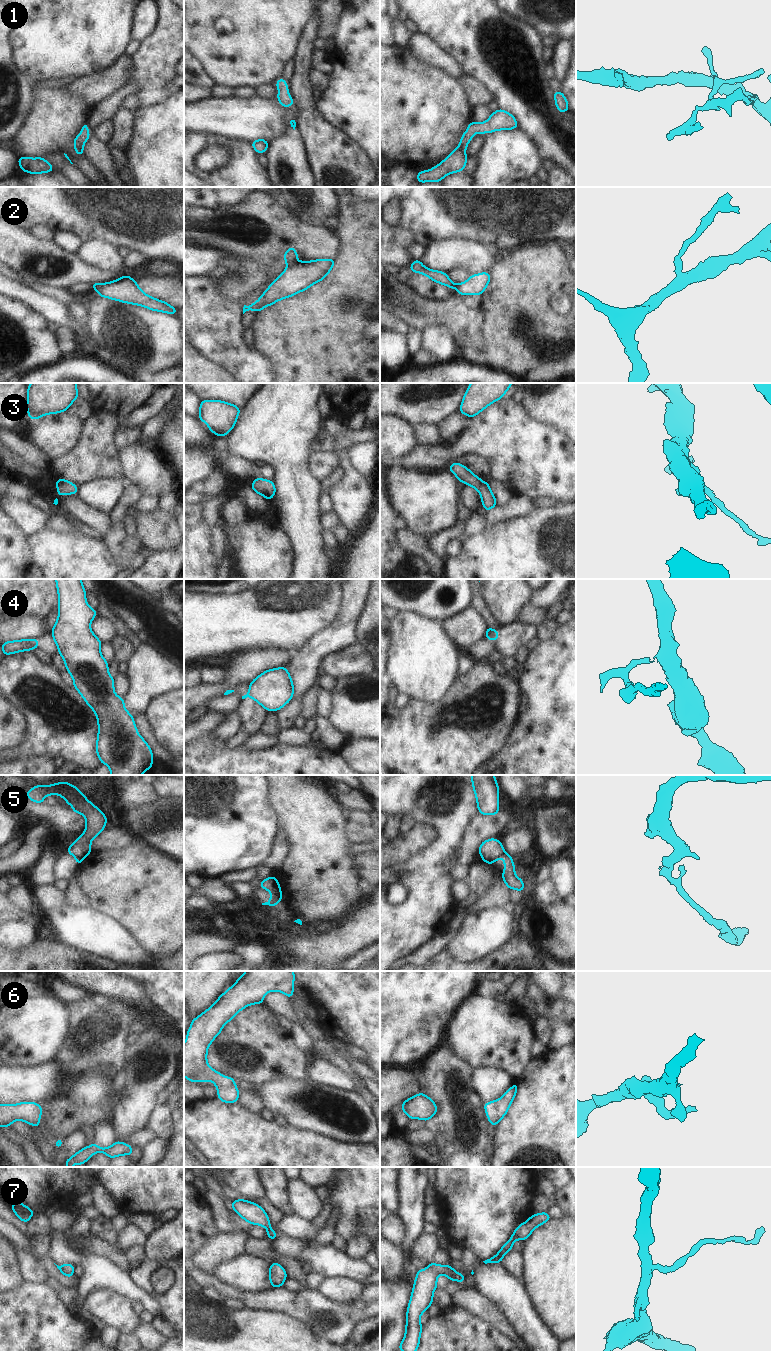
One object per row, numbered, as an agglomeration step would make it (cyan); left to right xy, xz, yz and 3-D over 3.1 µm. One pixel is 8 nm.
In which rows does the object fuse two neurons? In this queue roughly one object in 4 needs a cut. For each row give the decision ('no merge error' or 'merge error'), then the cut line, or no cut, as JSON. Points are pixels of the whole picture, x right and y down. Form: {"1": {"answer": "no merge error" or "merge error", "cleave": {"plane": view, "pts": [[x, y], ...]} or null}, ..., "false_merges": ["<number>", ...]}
{"1": {"answer": "no merge error", "cleave": null}, "2": {"answer": "merge error", "cleave": {"plane": "xz", "pts": [[295, 264], [287, 267]]}}, "3": {"answer": "no merge error", "cleave": null}, "4": {"answer": "merge error", "cleave": {"plane": "yz", "pts": [[497, 636], [491, 639]]}}, "5": {"answer": "merge error", "cleave": {"plane": "xz", "pts": [[271, 892], [281, 899]]}}, "6": {"answer": "no merge error", "cleave": null}, "7": {"answer": "no merge error", "cleave": null}, "false_merges": ["2", "4", "5"]}

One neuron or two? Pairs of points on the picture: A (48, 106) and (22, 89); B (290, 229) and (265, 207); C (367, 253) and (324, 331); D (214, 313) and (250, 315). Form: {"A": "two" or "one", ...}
{"A": "two", "B": "one", "C": "one", "D": "two"}

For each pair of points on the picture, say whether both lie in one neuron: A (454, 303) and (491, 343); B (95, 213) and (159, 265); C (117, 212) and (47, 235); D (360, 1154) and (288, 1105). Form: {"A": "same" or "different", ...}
{"A": "different", "B": "different", "C": "different", "D": "different"}

